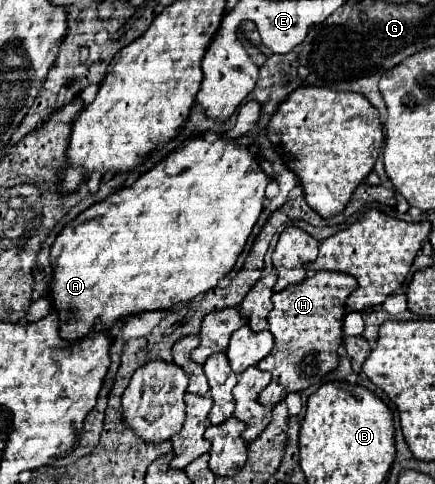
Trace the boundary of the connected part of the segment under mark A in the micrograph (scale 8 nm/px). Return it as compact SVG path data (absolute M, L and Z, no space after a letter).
M193 135L187 141L183 141L173 153L169 153L167 157L163 157L163 161L159 161L153 169L149 169L147 173L143 173L133 185L119 189L117 193L109 195L105 201L91 205L89 209L85 209L77 219L73 219L71 223L65 225L65 229L59 233L59 237L55 239L53 247L51 247L51 265L53 265L53 281L51 281L51 295L53 295L53 307L59 311L59 329L61 329L61 337L63 339L81 339L91 331L103 331L103 329L111 329L113 323L119 317L131 315L131 313L139 313L139 311L157 311L157 309L169 309L179 301L189 301L199 293L207 293L209 289L217 287L217 281L221 277L225 277L239 253L243 251L247 237L251 235L261 211L263 211L263 201L265 201L265 187L271 183L269 175L261 169L261 163L257 159L255 153L251 153L251 149L247 145L239 145L237 139L227 139L227 137L217 137L215 141L207 141L203 139L203 135Z

